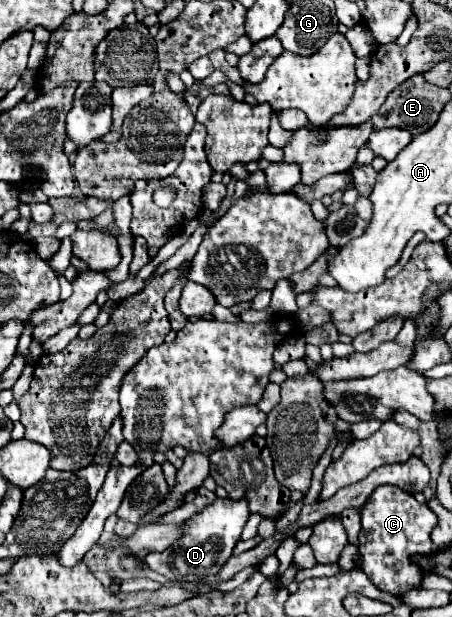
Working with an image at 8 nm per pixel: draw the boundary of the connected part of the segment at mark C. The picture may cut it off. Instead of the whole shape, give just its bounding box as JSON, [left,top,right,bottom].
[358,486,436,594]

